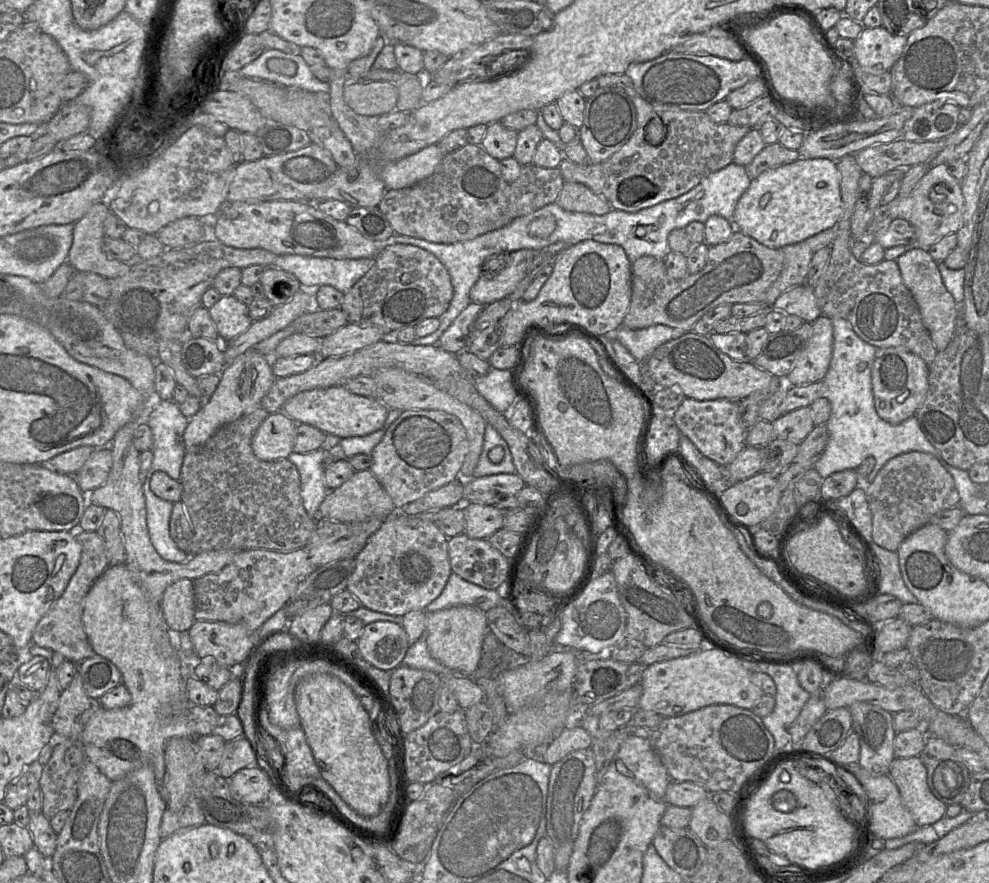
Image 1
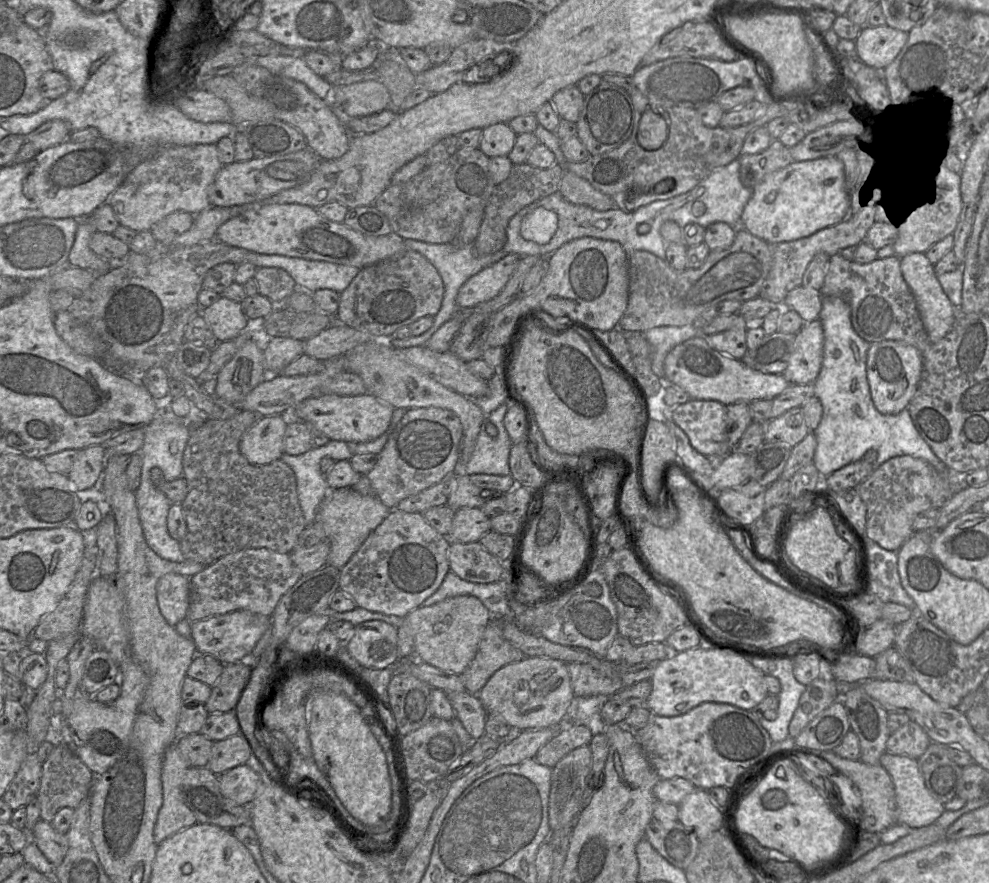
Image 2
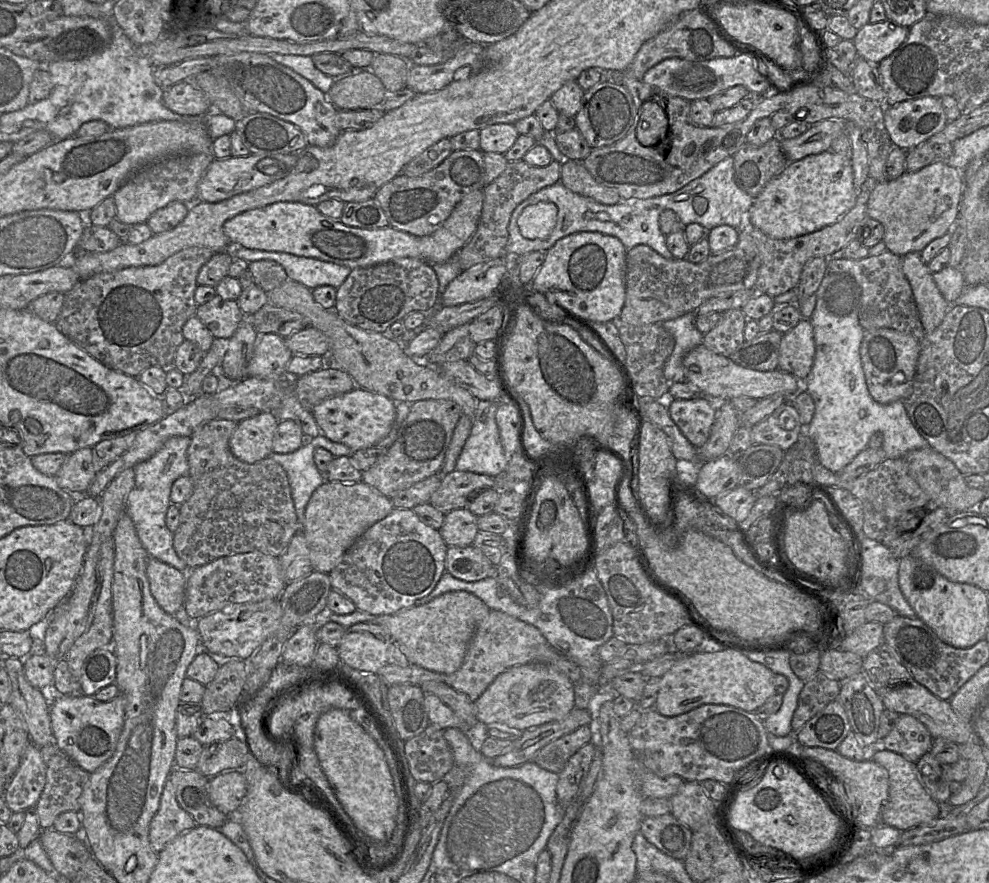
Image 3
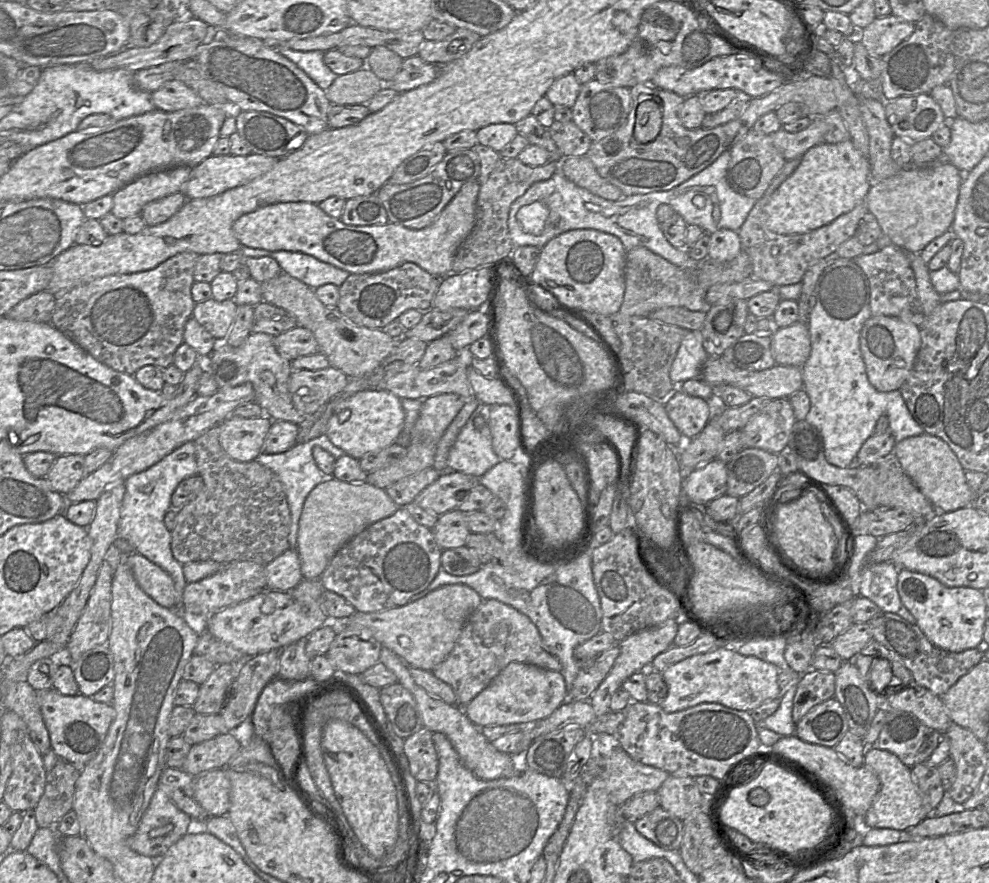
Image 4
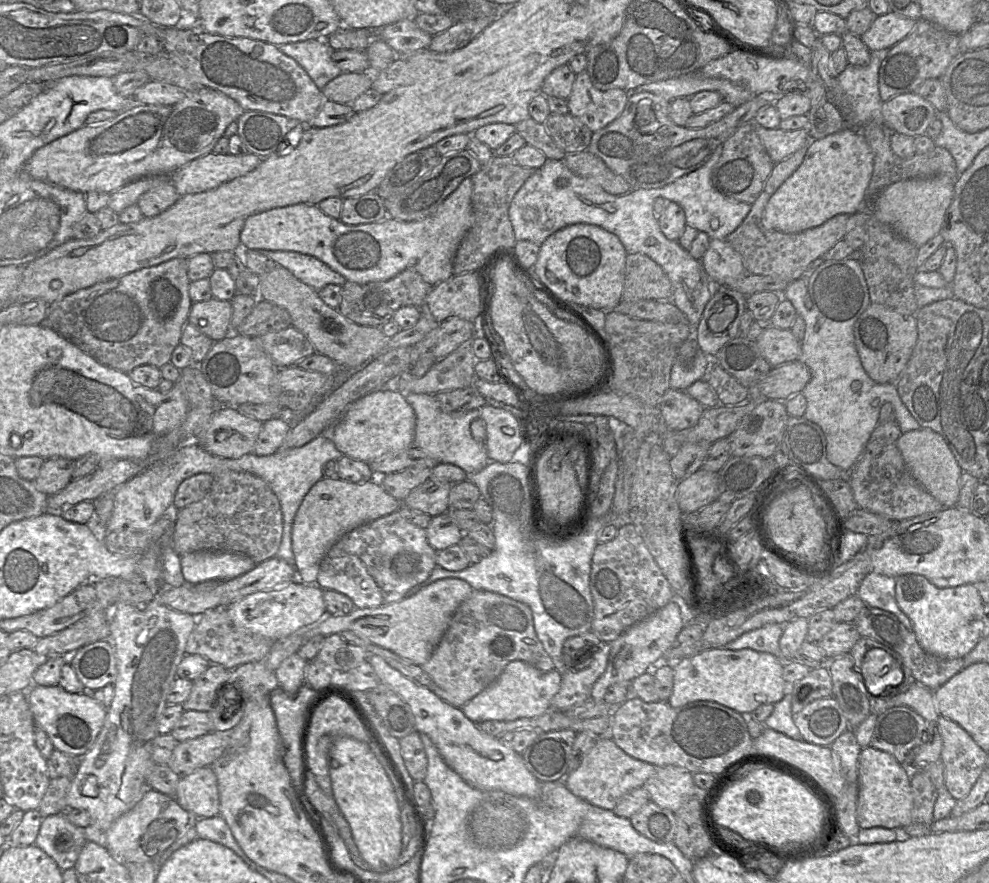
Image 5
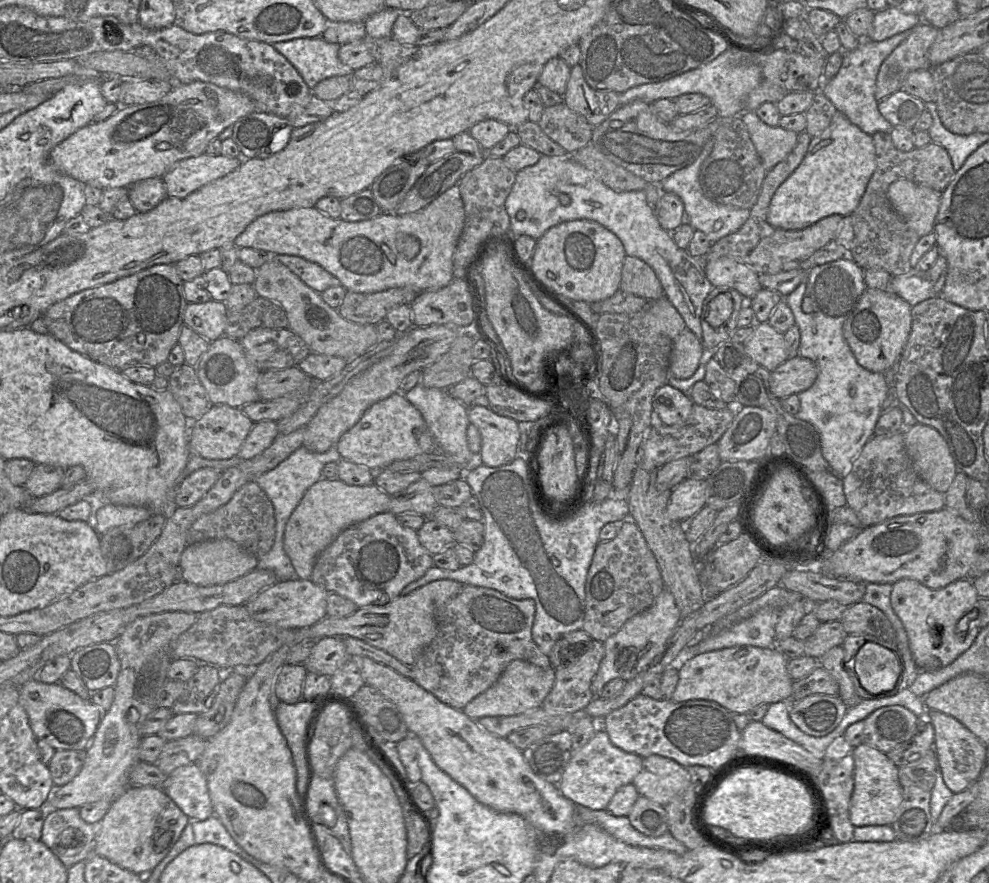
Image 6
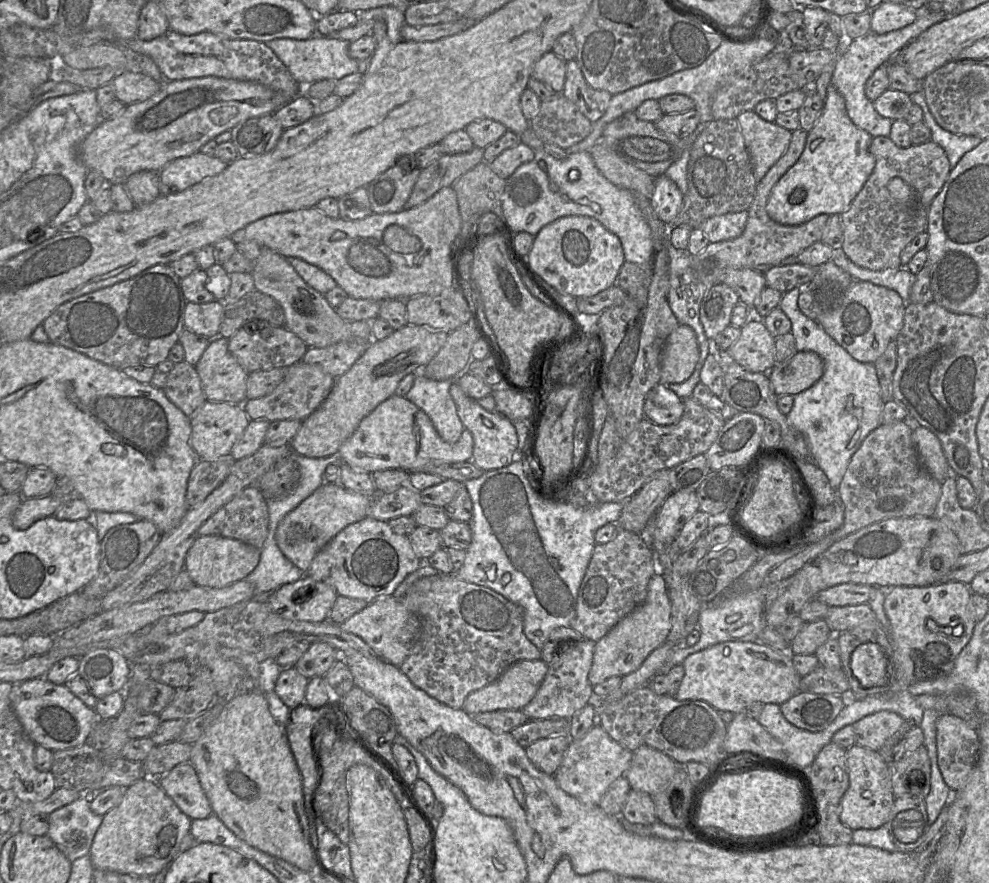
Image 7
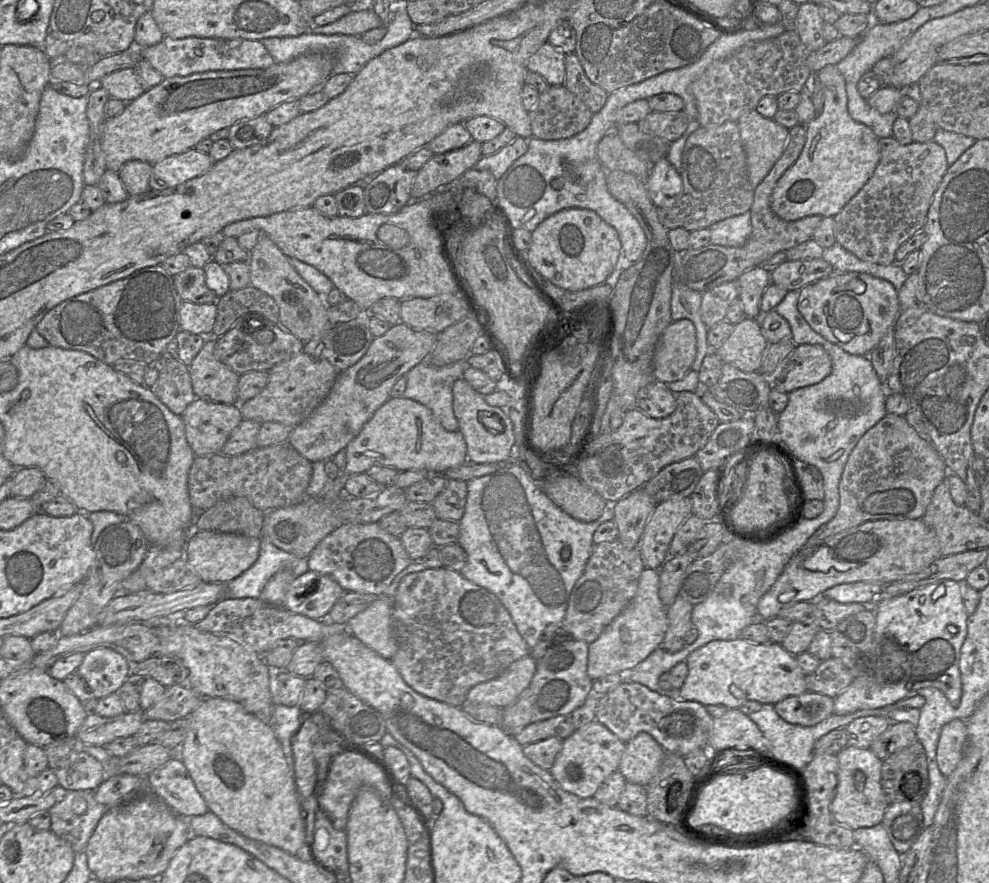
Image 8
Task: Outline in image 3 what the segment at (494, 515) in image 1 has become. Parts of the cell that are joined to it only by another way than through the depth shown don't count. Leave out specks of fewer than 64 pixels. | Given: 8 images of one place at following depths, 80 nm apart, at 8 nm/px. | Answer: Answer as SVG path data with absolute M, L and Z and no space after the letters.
M467 508L450 511L438 532L448 547L471 546L479 532L477 516Z

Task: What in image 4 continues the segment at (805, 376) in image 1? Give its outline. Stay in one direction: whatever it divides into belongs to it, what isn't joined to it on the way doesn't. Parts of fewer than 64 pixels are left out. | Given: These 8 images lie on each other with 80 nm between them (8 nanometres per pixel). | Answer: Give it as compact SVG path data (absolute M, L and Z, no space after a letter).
M796 322L771 334L771 351L777 365L802 367L810 356L808 325Z

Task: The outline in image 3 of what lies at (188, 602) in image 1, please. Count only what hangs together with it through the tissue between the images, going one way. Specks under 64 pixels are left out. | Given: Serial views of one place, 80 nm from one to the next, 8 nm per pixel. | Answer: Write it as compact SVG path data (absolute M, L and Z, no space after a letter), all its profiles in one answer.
M150 558L146 572L158 605L167 614L175 615L184 605L188 575L155 558Z

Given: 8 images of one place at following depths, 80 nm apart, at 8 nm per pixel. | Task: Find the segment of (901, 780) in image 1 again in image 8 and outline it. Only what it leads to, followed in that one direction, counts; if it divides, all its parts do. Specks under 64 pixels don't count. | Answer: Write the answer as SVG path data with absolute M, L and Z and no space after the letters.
M846 746L837 754L838 784L830 812L841 825L851 830L881 824L889 803L881 786L882 760L870 748Z

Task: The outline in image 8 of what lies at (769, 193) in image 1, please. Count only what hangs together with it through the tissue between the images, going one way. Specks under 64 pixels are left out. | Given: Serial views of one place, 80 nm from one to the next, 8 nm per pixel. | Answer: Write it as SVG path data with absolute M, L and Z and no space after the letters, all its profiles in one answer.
M836 65L825 66L816 76L823 85L823 109L806 126L802 152L777 181L770 200L771 210L786 221L812 215L834 217L871 178L880 160L879 138L849 115L845 79Z

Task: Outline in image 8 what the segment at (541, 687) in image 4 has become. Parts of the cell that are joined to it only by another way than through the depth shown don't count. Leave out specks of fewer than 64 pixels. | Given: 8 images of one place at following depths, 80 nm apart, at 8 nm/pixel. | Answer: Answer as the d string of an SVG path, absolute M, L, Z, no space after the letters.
M525 656L507 667L500 675L472 687L466 696L470 703L505 708L513 704L529 686L536 671L536 660Z

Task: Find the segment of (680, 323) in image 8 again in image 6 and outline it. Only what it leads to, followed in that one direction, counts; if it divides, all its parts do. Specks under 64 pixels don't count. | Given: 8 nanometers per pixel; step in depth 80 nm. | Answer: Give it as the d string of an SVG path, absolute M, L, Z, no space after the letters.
M686 327L674 340L670 354L669 374L677 379L690 378L704 357L704 346Z

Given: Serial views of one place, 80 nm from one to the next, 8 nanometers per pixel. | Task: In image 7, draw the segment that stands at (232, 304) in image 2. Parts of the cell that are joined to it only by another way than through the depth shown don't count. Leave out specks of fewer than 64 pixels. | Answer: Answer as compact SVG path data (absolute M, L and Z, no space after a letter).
M216 299L202 304L187 302L184 311L184 327L206 338L217 335L223 319L224 304L224 301Z

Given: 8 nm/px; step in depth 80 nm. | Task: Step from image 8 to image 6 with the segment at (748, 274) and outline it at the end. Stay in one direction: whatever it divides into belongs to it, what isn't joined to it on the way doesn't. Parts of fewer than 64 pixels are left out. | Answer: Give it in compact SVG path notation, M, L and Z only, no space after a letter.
M729 257L709 259L705 265L705 273L714 287L733 288L746 300L752 299L762 289L759 274Z

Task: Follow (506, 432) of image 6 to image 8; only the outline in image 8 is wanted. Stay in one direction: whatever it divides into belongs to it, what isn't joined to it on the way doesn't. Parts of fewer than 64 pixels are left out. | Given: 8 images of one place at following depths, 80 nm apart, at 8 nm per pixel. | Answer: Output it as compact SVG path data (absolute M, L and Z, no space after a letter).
M460 378L452 385L453 411L467 446L467 460L479 464L507 462L515 444L513 424L501 408L490 406L484 396Z

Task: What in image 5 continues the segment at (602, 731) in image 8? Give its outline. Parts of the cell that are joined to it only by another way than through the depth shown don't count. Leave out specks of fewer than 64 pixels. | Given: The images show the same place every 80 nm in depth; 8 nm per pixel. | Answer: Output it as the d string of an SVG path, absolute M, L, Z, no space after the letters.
M608 735L597 736L595 743L579 767L570 771L562 780L575 796L588 803L613 810L618 800L629 790L642 787L657 766L635 759L619 748Z

